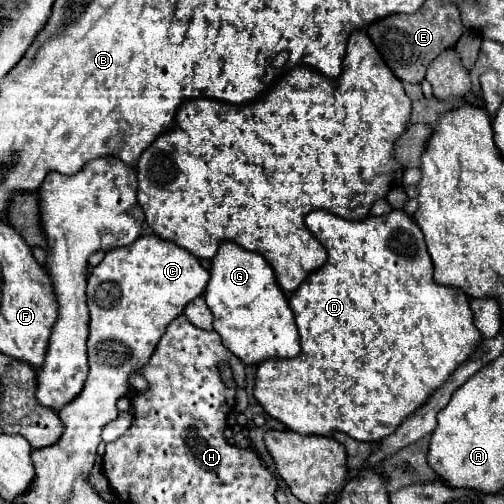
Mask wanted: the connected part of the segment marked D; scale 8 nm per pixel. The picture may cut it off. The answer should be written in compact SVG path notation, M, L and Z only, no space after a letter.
M314 210L306 216L306 228L326 248L328 260L288 298L296 314L302 350L296 358L268 358L258 364L254 398L266 414L300 434L328 436L332 430L340 430L356 440L378 442L420 408L482 340L472 324L468 296L464 290L434 282L422 230L404 210L358 222Z

